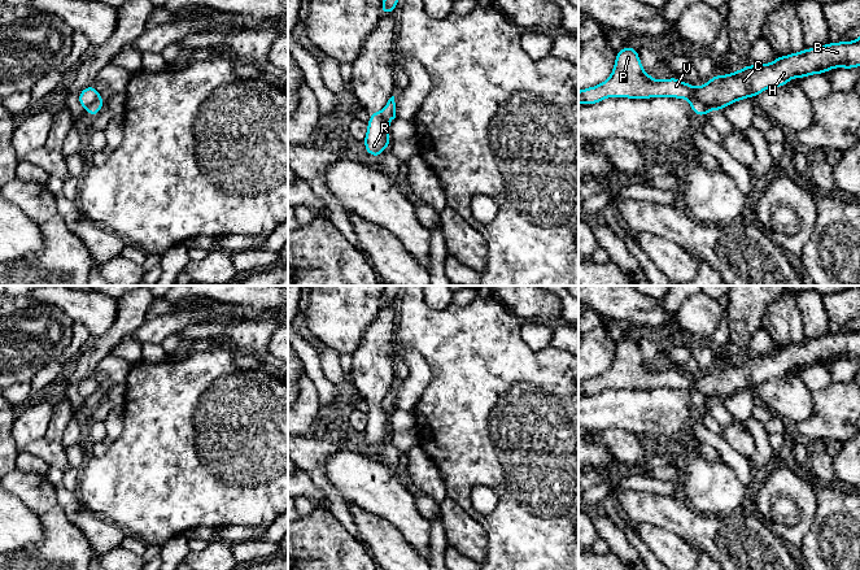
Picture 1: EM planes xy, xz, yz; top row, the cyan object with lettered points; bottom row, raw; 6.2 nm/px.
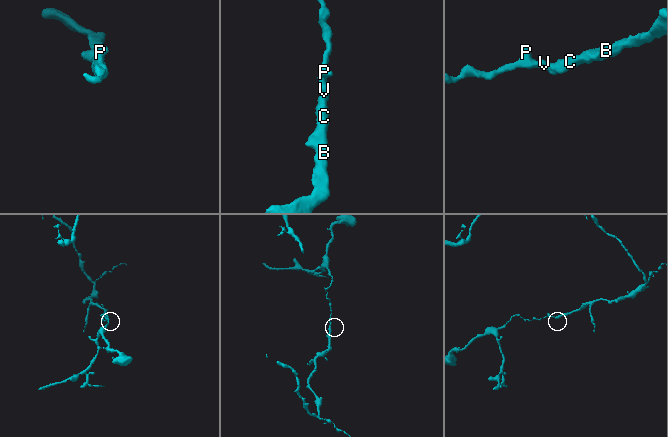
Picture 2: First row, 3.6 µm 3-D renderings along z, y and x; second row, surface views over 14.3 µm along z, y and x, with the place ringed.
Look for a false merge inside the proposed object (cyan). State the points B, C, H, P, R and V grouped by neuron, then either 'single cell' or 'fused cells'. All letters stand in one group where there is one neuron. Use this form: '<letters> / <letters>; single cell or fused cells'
B C H R / P V; fused cells

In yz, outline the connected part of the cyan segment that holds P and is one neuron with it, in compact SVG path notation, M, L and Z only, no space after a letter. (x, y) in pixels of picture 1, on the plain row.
M627 336L616 343L611 366L598 377L579 382L581 396L594 396L607 388L645 391L651 388L675 388L690 392L693 405L706 408L708 399L695 388L695 378L676 367L656 371L641 354L638 341Z

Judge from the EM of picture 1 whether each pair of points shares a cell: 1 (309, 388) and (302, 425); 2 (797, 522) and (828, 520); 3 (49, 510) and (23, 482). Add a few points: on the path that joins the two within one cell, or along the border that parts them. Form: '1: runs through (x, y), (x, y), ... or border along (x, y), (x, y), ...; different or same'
1: runs through (308, 397), (304, 416); same
2: border along (813, 490), (816, 500), (815, 518), (799, 547); different
3: runs through (44, 504), (30, 488); same

